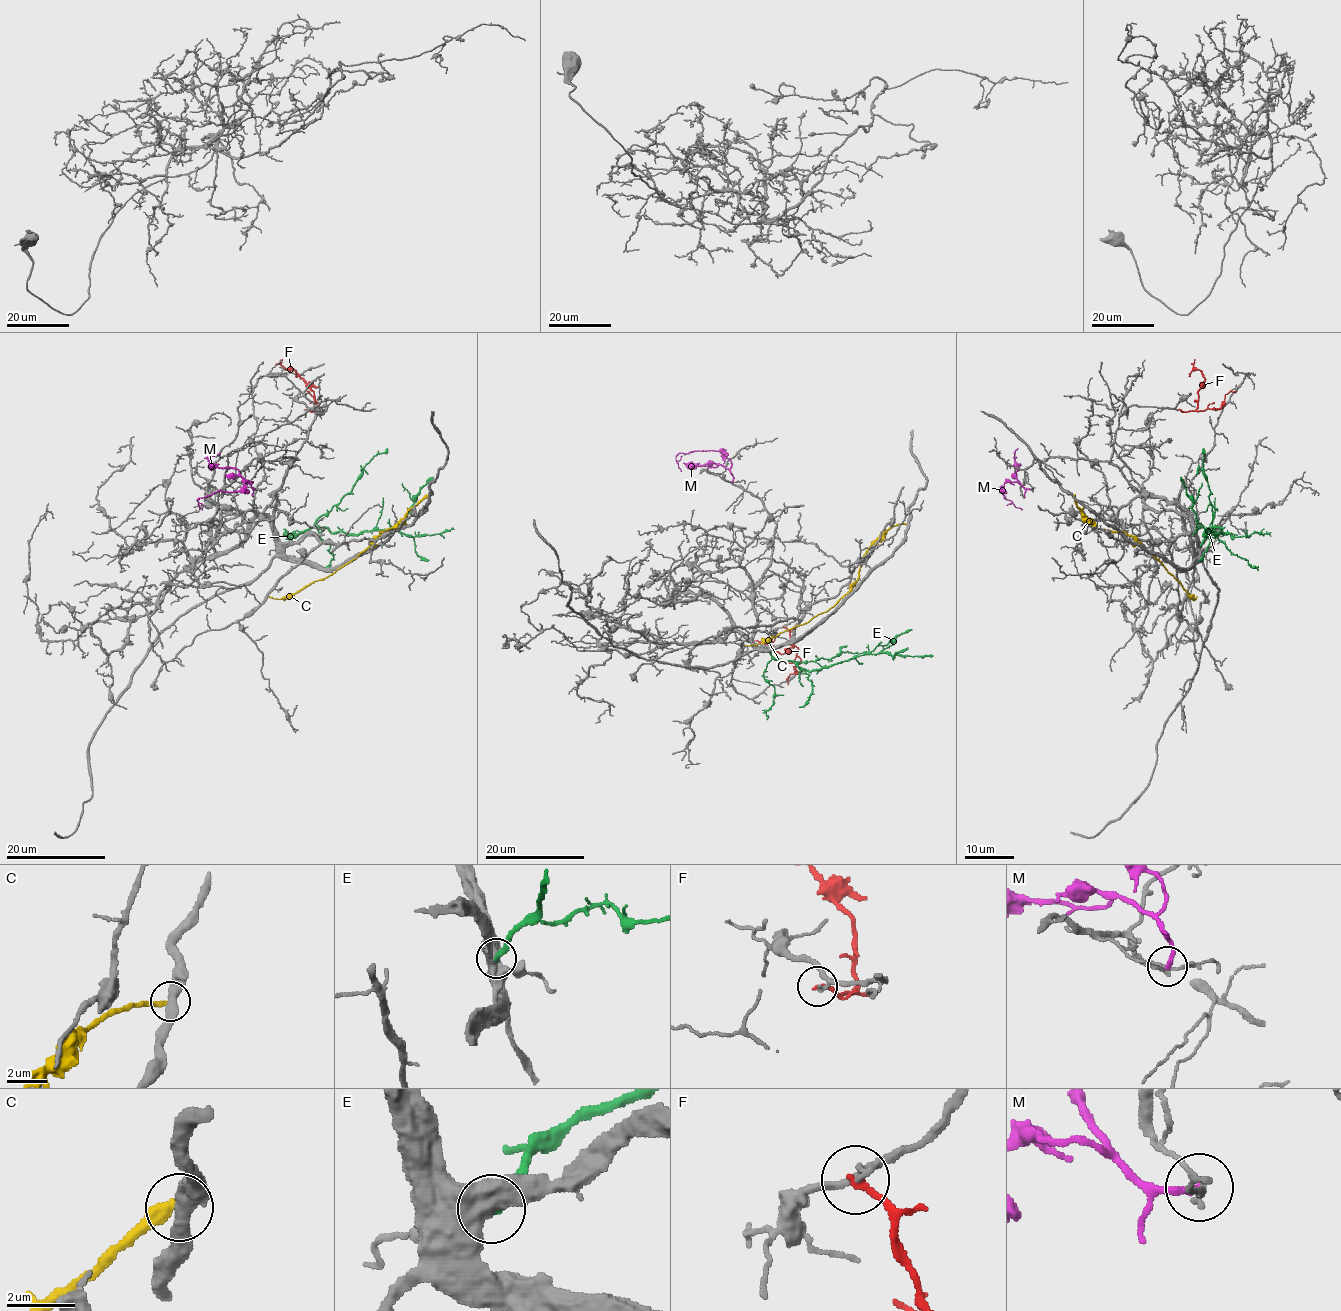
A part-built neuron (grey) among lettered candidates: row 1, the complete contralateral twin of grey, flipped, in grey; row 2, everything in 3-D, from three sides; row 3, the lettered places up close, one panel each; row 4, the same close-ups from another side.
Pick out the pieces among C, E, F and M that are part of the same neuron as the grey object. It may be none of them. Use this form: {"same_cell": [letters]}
{"same_cell": []}

